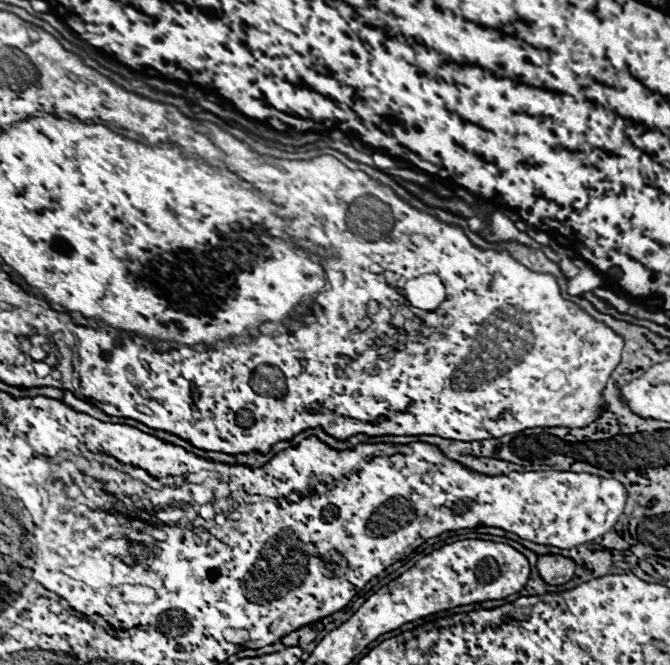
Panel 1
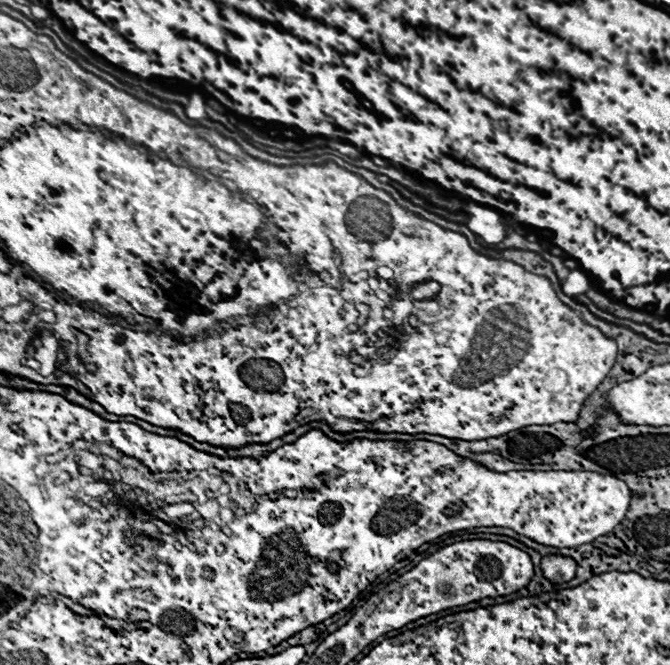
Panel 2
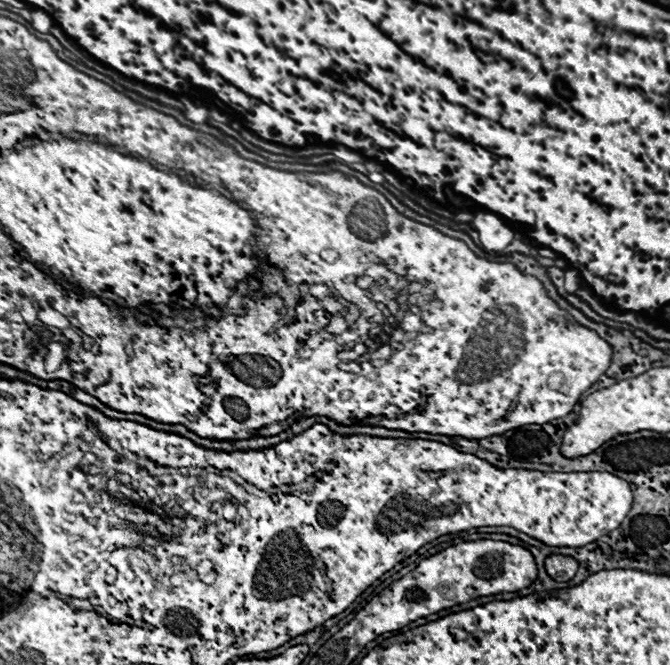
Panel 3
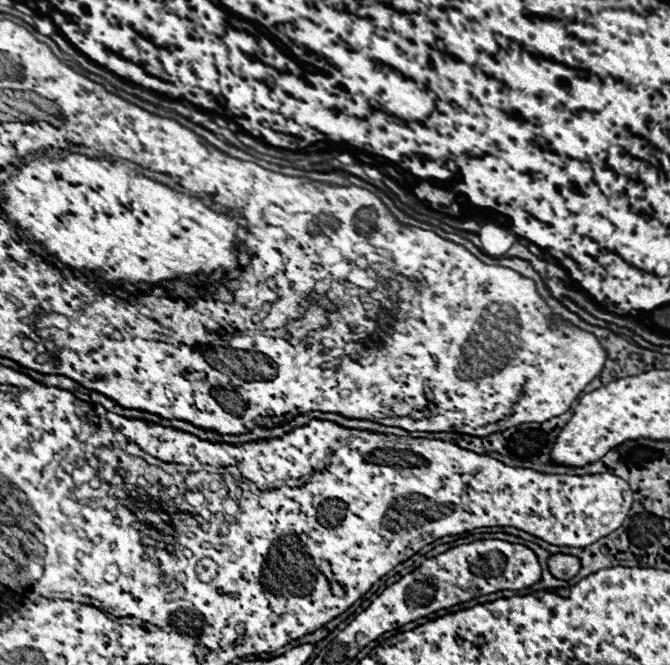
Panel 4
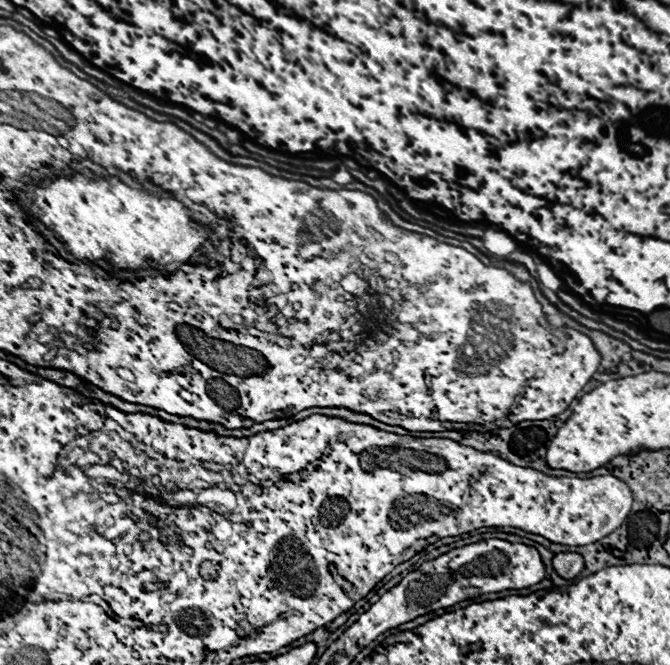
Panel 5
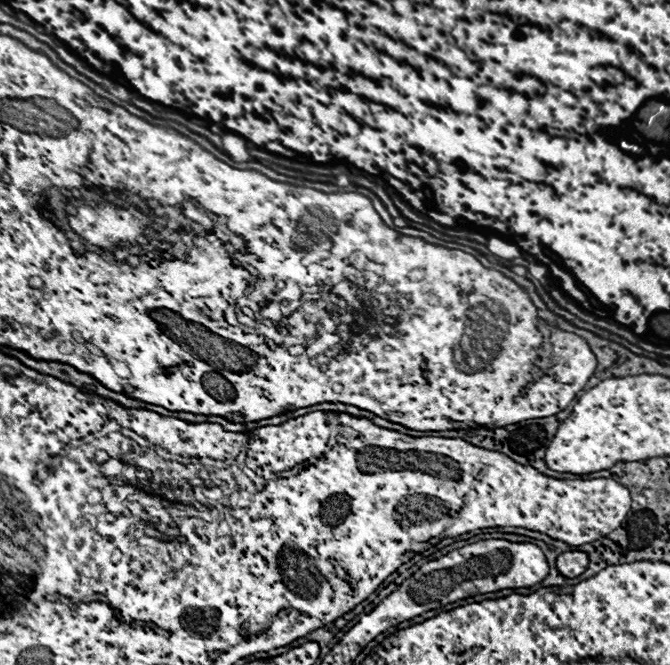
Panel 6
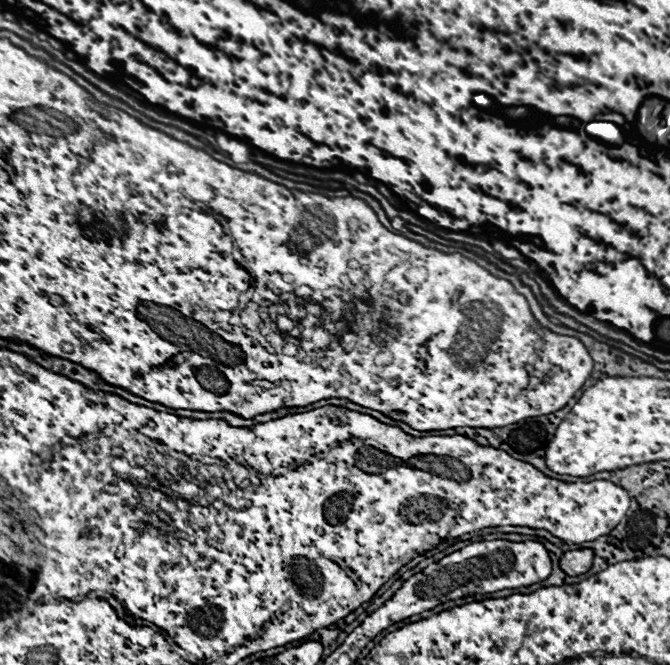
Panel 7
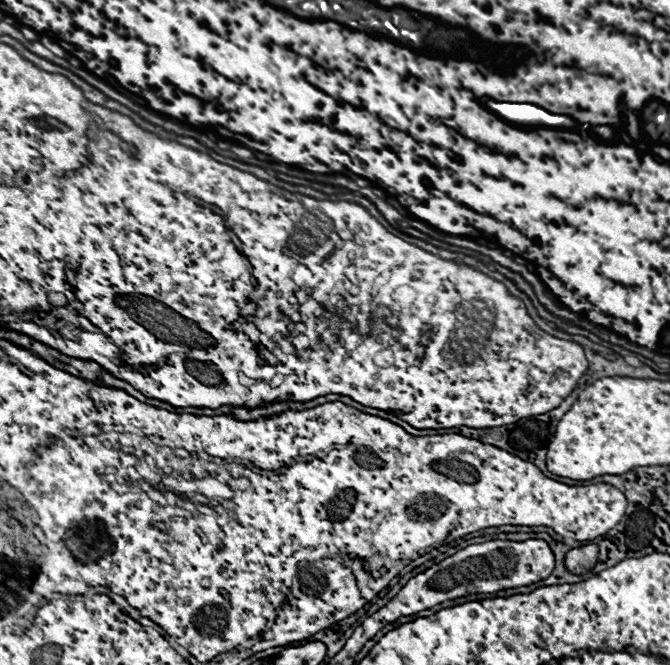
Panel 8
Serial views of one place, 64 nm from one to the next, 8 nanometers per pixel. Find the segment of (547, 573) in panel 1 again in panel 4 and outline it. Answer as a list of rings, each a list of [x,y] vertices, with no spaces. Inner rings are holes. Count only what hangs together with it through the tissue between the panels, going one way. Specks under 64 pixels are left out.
[[[554,554],[554,556],[548,558],[548,568],[550,568],[552,576],[556,576],[560,580],[570,580],[580,572],[582,564],[580,564],[580,560],[576,556]]]

